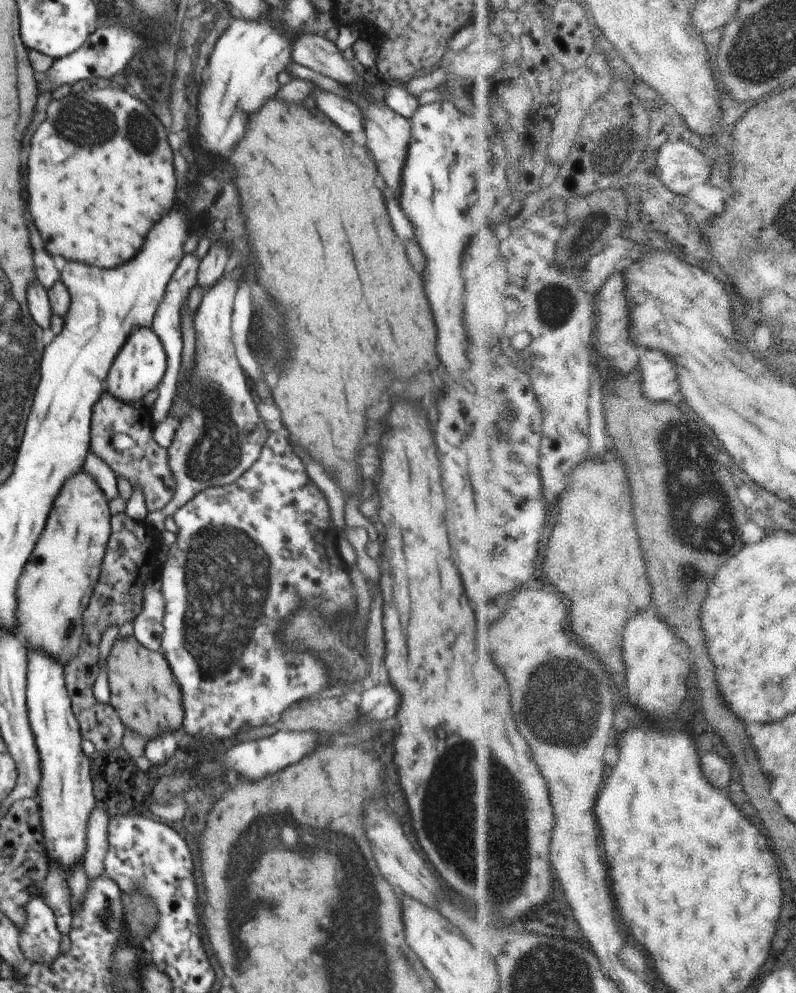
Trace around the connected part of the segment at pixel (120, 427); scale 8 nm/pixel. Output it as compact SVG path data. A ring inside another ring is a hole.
M106 390L92 412L92 436L90 452L106 462L116 478L126 478L132 488L140 488L148 513L157 517L159 512L174 498L176 480L170 470L168 450L154 440L153 428L142 425L142 412L132 404L126 404L110 396Z

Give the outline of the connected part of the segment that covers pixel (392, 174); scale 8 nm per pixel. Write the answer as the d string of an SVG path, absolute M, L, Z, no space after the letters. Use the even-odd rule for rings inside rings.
M368 72L365 74L365 78L358 80L356 84L342 84L342 86L346 86L346 90L350 92L350 96L346 96L346 98L353 100L354 104L364 114L364 126L366 126L366 134L368 134L368 150L374 156L378 172L386 180L386 188L390 192L398 192L400 190L400 178L402 178L406 152L410 142L411 121L388 108L383 101L376 100L376 102L370 102L366 98L366 94L362 90L366 90L375 77L374 73Z

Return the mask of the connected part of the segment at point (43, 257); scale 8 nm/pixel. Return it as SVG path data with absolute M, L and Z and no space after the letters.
M28 212L26 218L37 280L48 291L58 279L61 279L61 271L56 268L54 259L44 250L44 240L40 238L40 234L38 234L38 230L36 230L36 226L34 226L34 222L32 222Z

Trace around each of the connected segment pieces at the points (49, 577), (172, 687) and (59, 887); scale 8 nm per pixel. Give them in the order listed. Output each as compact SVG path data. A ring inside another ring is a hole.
M82 471L68 478L60 488L58 498L54 500L46 528L32 552L32 560L28 560L24 566L24 576L20 576L20 604L16 604L16 616L20 616L20 624L16 626L16 634L25 646L28 644L27 650L40 650L58 660L63 667L76 658L82 638L85 637L84 610L92 603L106 554L106 544L112 532L108 503L104 492L90 474Z
M134 636L117 638L109 652L106 668L110 704L125 728L149 739L163 731L176 731L182 726L184 710L180 704L180 688L174 680L168 661L160 651L152 651Z
M49 862L49 872L42 887L42 900L54 913L54 920L60 934L68 935L72 928L73 914L70 910L70 893L66 870L60 864Z

